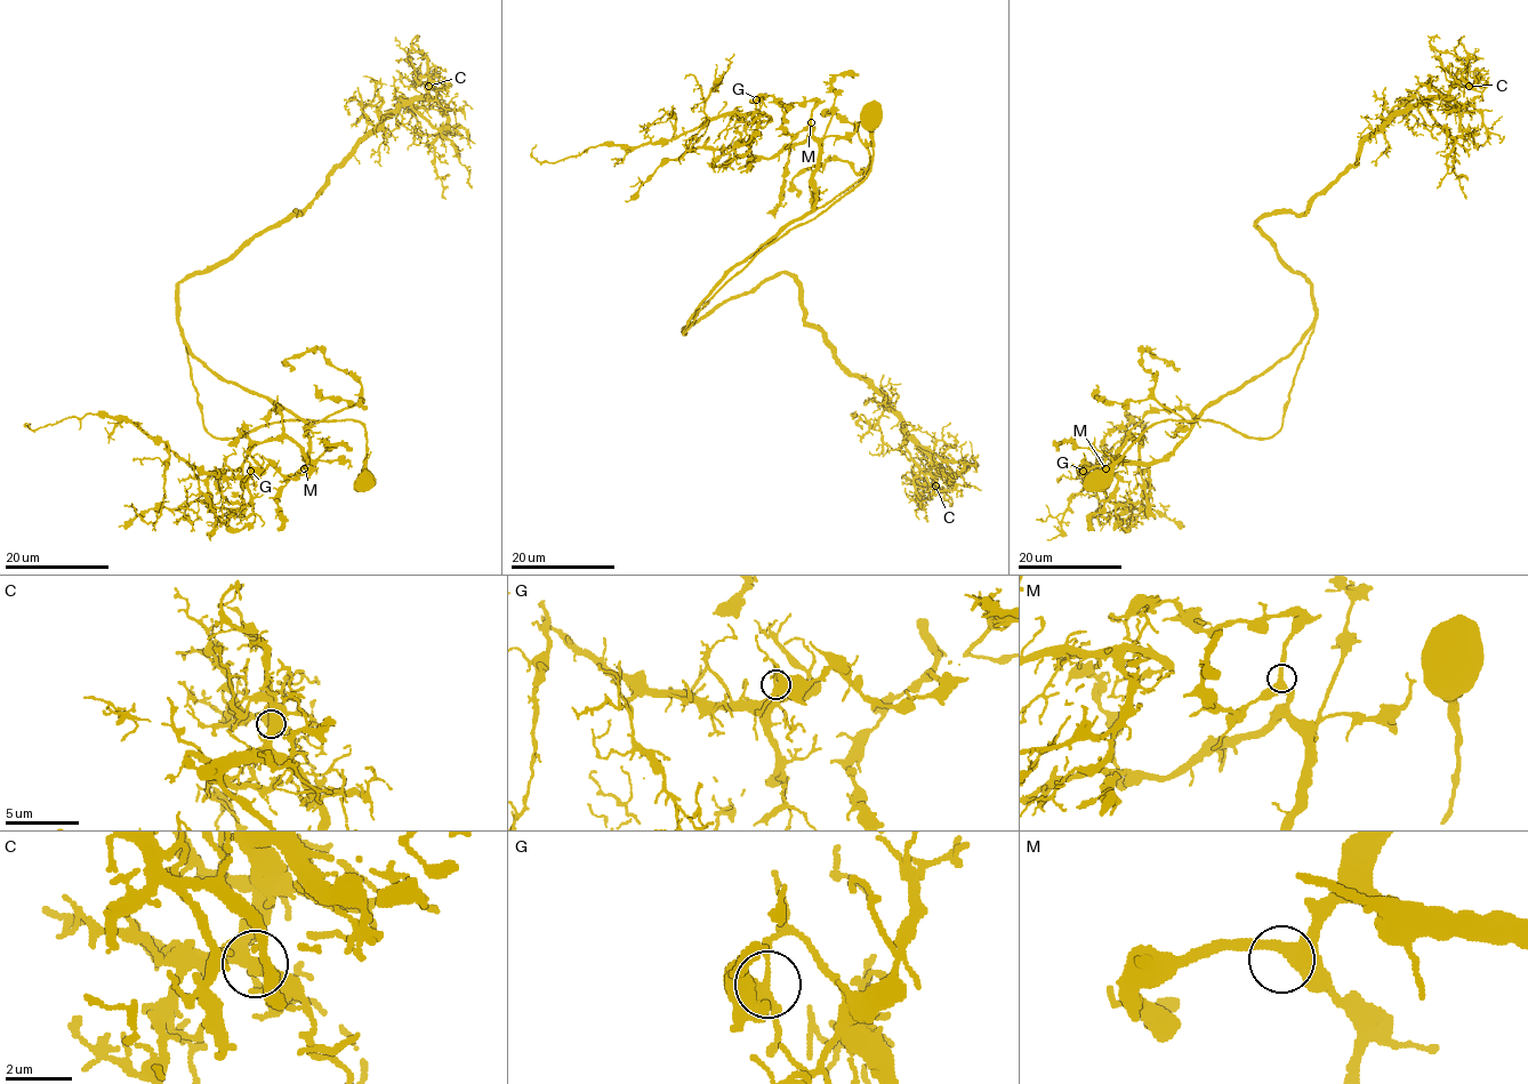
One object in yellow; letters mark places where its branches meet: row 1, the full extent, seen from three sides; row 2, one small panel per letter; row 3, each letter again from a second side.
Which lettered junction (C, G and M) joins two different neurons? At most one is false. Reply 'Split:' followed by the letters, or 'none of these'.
Split: G

